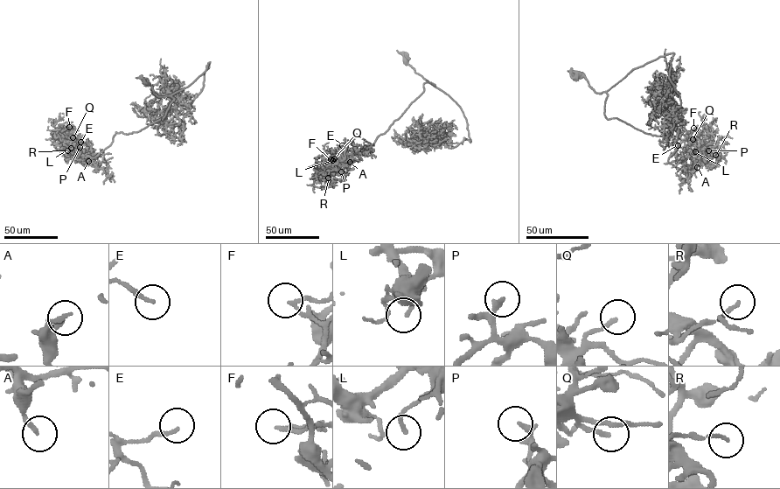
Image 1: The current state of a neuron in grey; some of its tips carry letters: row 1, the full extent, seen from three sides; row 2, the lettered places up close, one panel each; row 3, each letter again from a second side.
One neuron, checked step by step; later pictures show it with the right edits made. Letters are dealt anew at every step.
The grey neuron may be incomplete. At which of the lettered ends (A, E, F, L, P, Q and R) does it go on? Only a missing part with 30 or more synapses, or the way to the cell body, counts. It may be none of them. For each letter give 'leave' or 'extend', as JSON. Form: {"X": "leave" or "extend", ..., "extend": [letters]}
{"A": "extend", "E": "leave", "F": "extend", "L": "leave", "P": "leave", "Q": "leave", "R": "leave", "extend": ["A", "F"]}

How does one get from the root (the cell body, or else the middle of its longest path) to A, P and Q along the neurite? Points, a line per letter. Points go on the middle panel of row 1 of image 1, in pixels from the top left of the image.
A: (406, 59), (415, 73), (435, 85), (425, 82), (424, 91), (373, 145), (353, 138), (344, 150), (350, 162)
P: (406, 59), (415, 73), (435, 85), (425, 82), (424, 91), (373, 145), (353, 138), (332, 166), (341, 171)
Q: (406, 59), (435, 85), (425, 82), (424, 91), (373, 145), (353, 138), (341, 157), (334, 154), (334, 158)

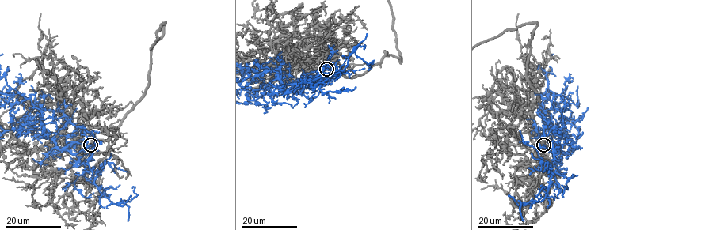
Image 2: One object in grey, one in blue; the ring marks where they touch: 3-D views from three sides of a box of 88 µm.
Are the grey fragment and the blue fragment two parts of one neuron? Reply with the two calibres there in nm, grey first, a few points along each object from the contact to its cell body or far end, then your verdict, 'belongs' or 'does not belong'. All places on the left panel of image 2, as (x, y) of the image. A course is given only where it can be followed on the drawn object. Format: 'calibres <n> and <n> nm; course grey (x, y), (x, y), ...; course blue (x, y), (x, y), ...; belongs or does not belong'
calibres 500 and 400 nm; course blue (90, 145), (70, 153), (39, 121), (5, 130); belongs

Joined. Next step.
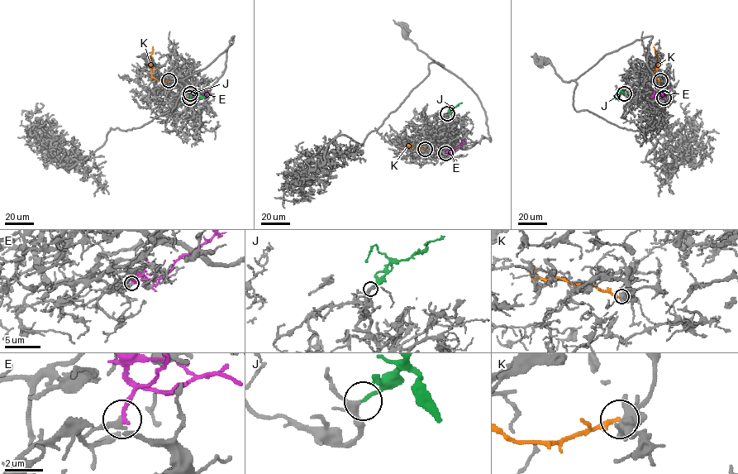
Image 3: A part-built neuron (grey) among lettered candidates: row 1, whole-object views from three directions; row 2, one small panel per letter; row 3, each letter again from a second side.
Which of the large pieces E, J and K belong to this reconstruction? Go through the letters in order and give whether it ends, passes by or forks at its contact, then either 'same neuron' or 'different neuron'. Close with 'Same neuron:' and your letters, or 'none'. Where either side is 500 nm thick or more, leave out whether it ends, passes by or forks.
E: it ends there; different neuron
J: it ends there; same neuron
K: it ends there; different neuron
Same neuron: J

